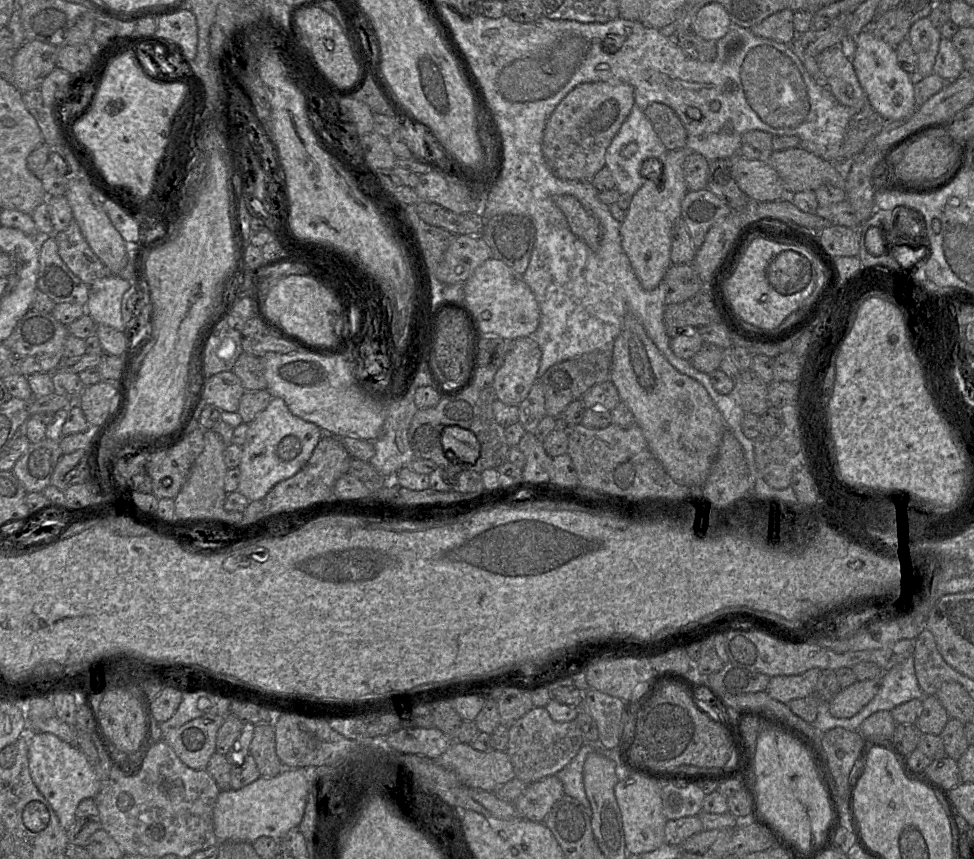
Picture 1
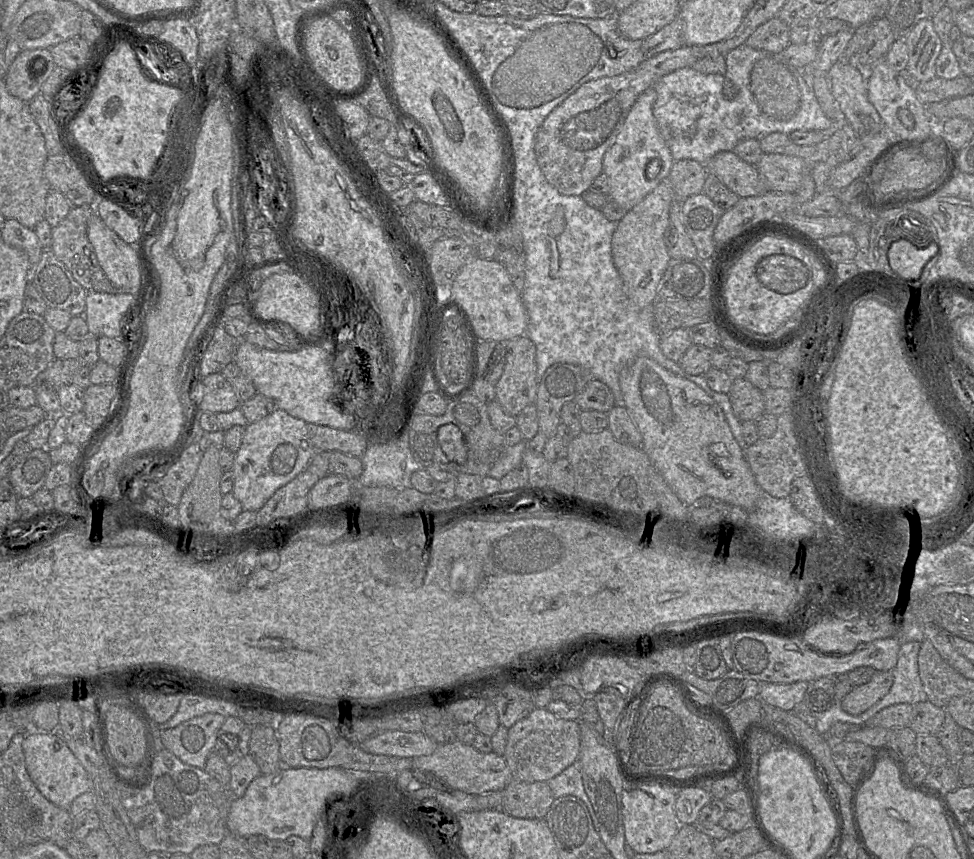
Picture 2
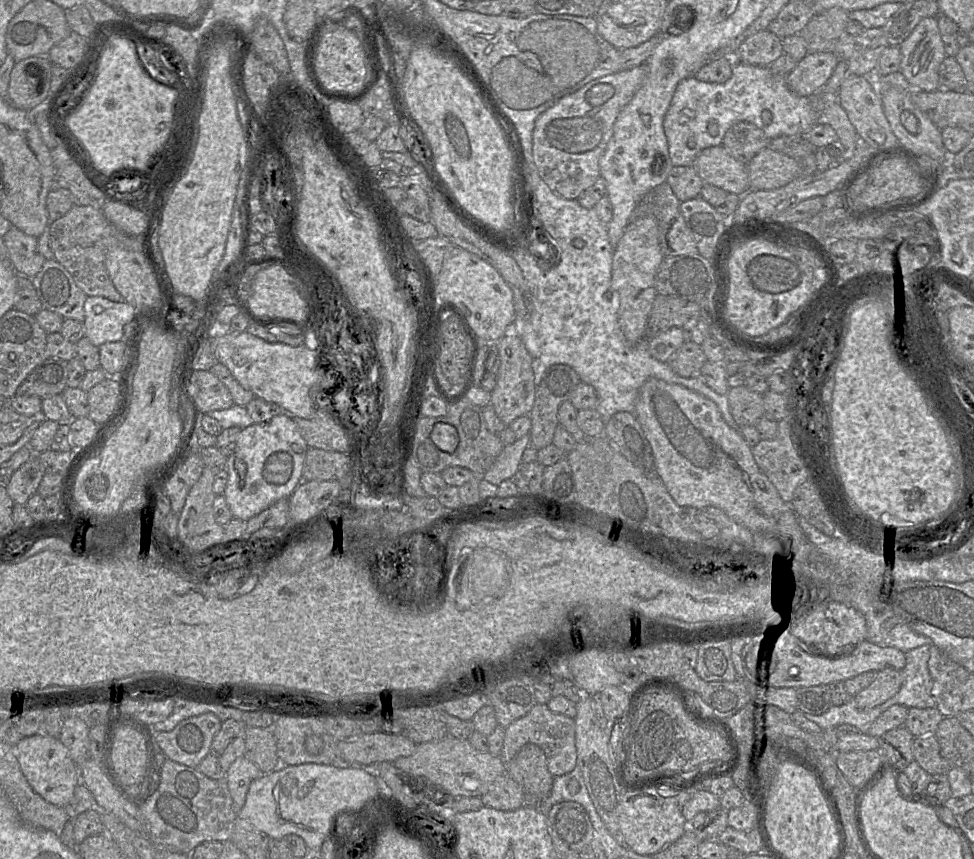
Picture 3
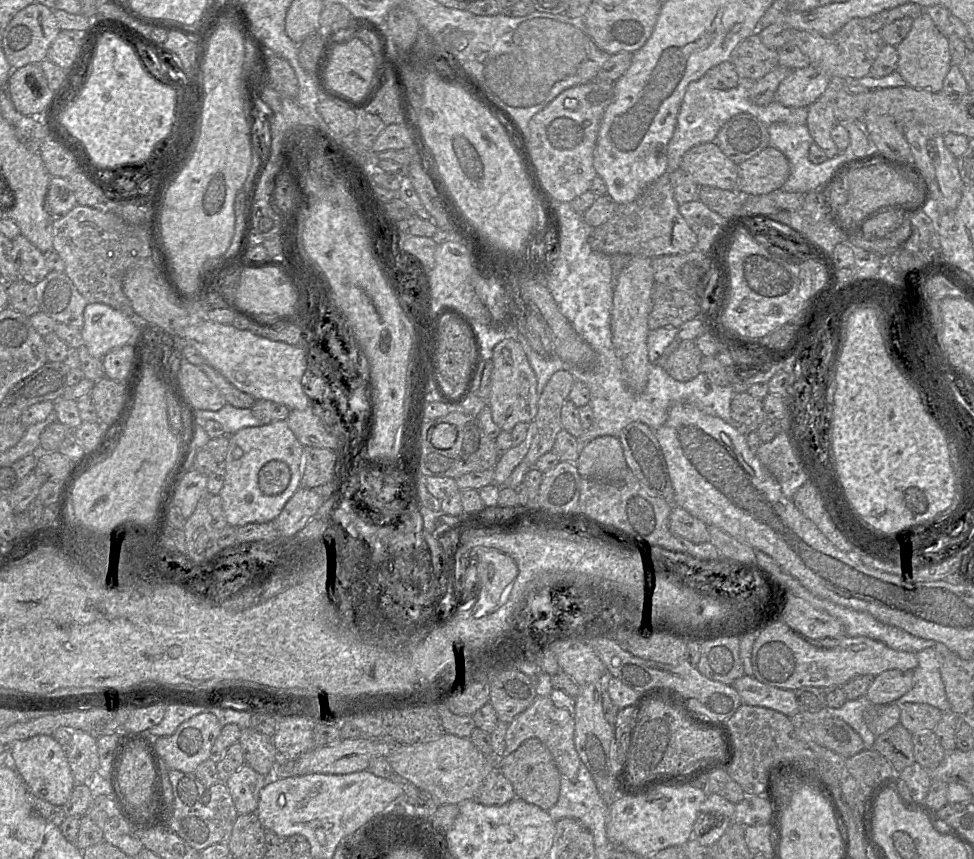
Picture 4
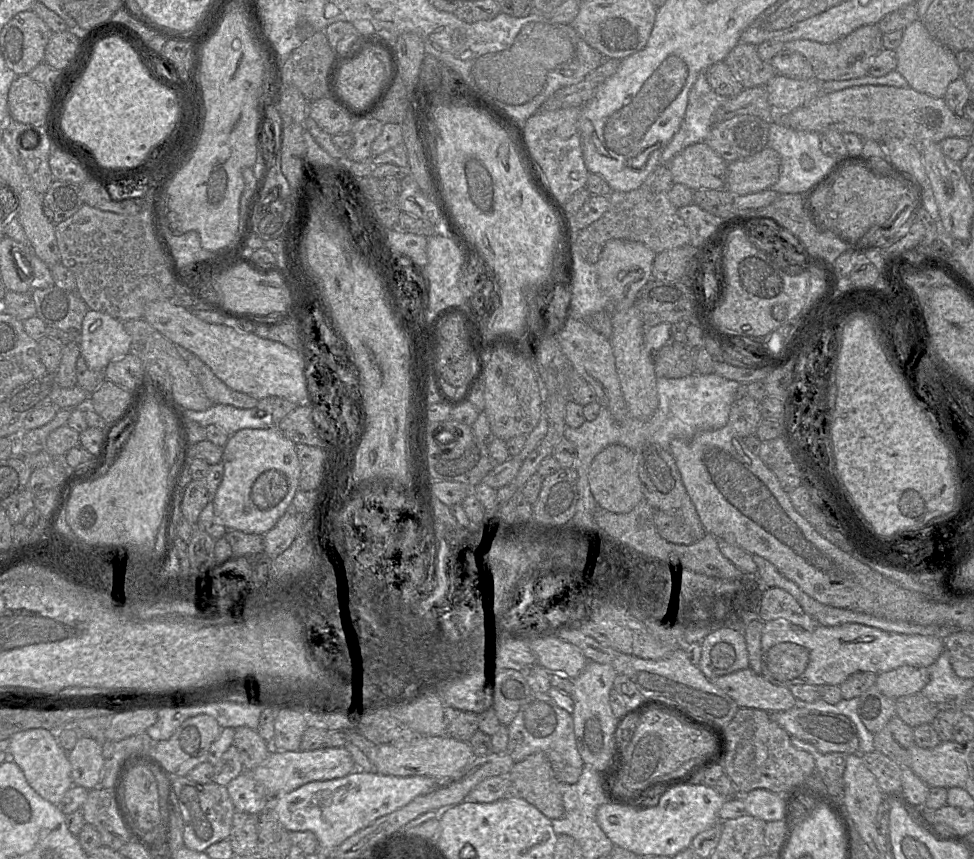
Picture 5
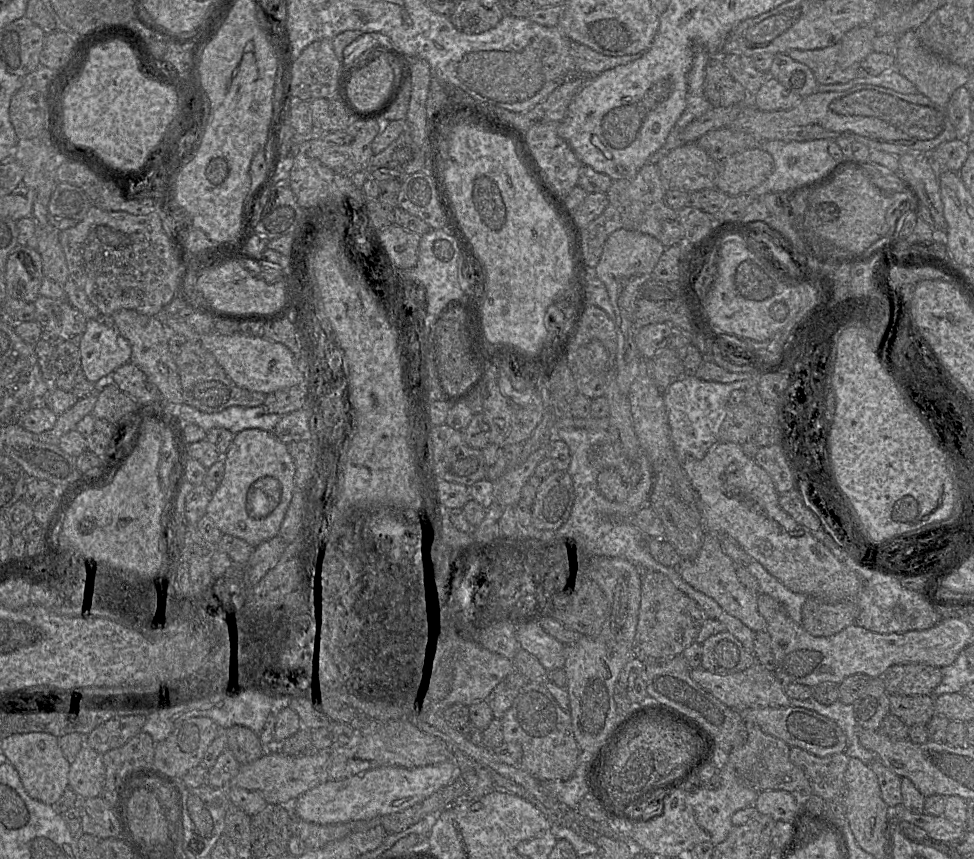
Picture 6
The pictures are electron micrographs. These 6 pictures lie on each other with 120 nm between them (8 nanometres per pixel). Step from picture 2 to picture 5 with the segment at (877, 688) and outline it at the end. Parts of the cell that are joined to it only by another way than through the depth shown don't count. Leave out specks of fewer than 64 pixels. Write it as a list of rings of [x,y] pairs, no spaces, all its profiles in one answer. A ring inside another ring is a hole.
[[[900,666],[878,674],[875,685],[883,695],[897,700],[920,693],[929,681],[928,667]]]

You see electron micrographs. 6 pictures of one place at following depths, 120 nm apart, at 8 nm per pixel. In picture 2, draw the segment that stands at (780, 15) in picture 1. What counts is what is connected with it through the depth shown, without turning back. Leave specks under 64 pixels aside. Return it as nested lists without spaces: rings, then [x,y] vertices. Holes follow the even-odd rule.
[[[776,16],[761,24],[745,44],[754,49],[780,53],[790,44],[789,33],[790,26]]]

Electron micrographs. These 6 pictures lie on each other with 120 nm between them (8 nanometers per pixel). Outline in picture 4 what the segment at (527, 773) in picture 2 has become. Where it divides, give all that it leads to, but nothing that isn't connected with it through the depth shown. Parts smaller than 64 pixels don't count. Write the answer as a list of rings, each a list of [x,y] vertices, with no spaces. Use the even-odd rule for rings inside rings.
[[[537,695],[533,703],[509,723],[505,735],[505,755],[513,753],[530,738],[539,739],[549,749],[563,778],[575,781],[580,758],[574,744],[574,716],[567,709],[556,707],[550,697]]]

